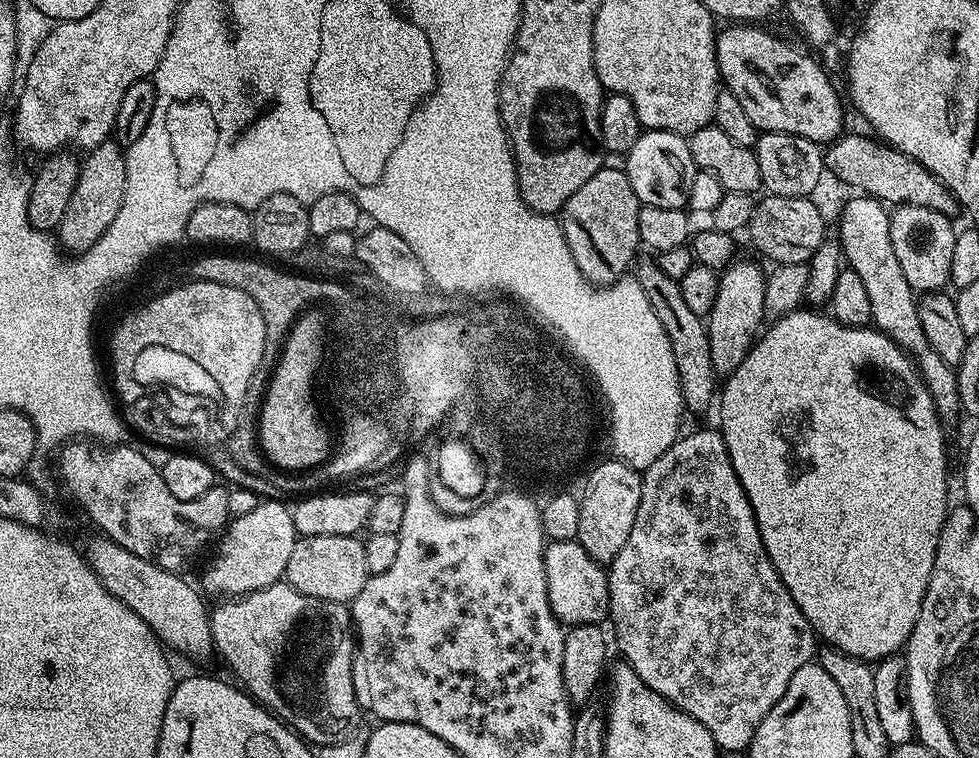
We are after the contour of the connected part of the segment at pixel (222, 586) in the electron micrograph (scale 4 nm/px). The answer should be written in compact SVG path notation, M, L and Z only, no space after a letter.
M264 500L249 514L235 517L224 530L216 556L206 572L207 588L221 596L247 595L277 583L285 572L298 533L291 509L283 501Z

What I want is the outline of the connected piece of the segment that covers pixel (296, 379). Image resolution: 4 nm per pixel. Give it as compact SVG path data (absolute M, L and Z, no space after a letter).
M306 310L297 317L282 342L280 351L284 353L284 361L276 369L279 375L274 378L270 398L262 398L262 403L266 405L264 424L256 424L258 447L269 465L289 473L317 469L328 460L332 452L332 444L316 424L314 406L306 398L308 388L311 388L309 380L312 378L313 368L316 368L317 356L320 356L321 325L325 321L322 312L312 311Z

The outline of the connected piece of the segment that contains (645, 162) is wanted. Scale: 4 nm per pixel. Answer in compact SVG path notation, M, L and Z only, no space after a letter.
M641 131L638 142L630 146L623 160L622 167L630 178L630 186L634 186L634 194L638 194L641 205L667 206L670 210L688 208L690 182L694 182L694 174L698 169L685 137L673 132Z

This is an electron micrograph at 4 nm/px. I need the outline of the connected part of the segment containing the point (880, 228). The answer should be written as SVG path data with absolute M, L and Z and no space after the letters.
M863 194L853 195L853 200L844 204L840 212L840 250L847 267L862 278L862 286L870 298L870 314L872 324L885 332L897 346L903 348L920 369L920 377L934 398L936 413L942 418L961 415L960 399L956 389L956 373L953 365L942 362L938 354L926 342L926 334L922 334L922 326L918 318L917 293L906 282L906 274L902 274L902 266L898 262L898 254L894 254L894 246L890 242L890 212L881 201Z

